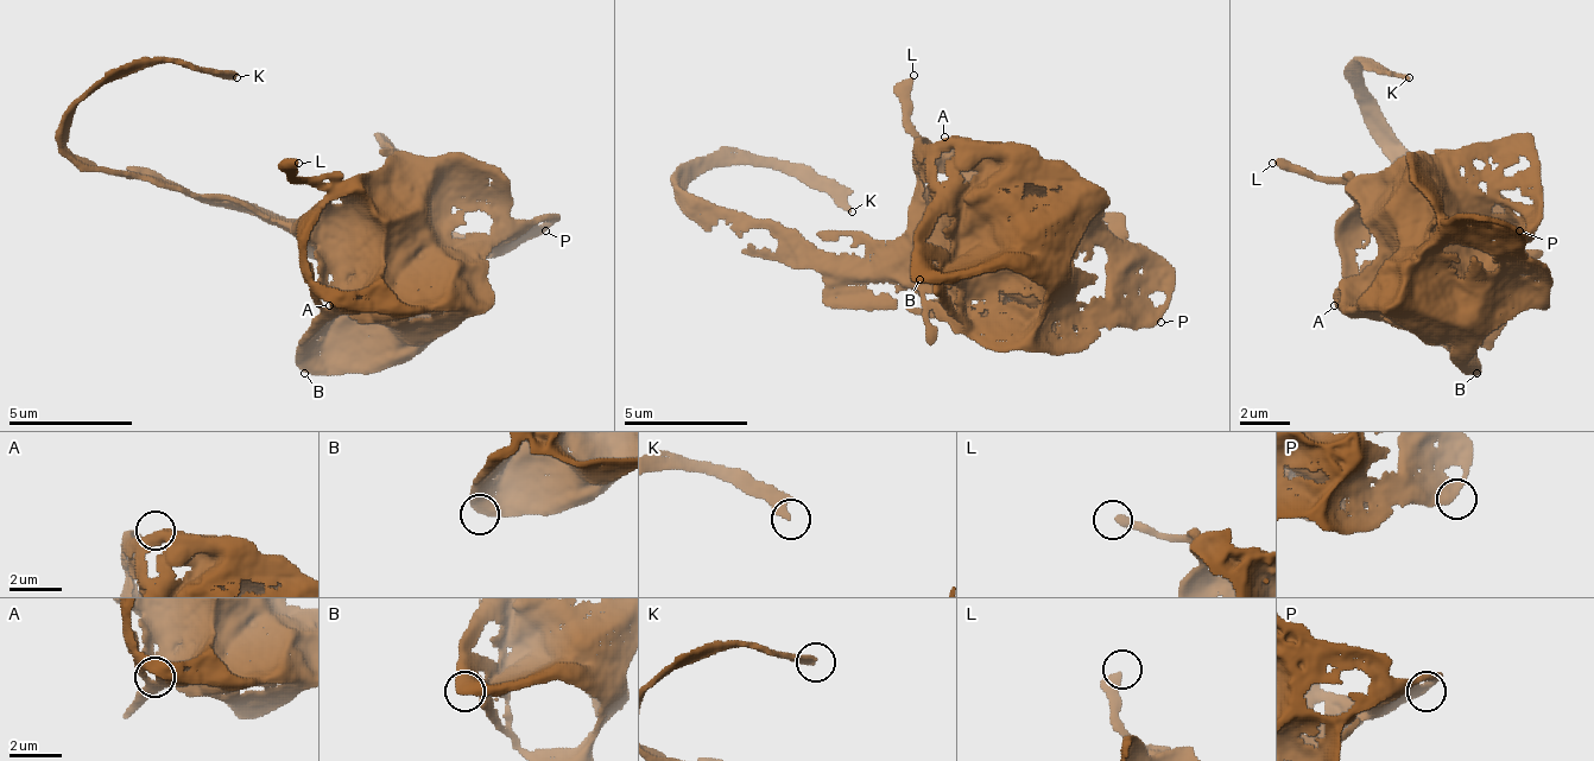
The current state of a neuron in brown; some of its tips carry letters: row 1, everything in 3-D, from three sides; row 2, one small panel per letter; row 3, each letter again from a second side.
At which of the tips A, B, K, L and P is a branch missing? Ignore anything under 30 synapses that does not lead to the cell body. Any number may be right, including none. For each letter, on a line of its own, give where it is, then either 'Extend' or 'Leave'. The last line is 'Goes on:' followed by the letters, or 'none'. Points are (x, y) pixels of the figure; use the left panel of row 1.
A: Place: (329, 305). Leave
B: Place: (304, 373). Leave
K: Place: (236, 77). Extend
L: Place: (298, 163). Leave
P: Place: (545, 230). Leave
Goes on: K

